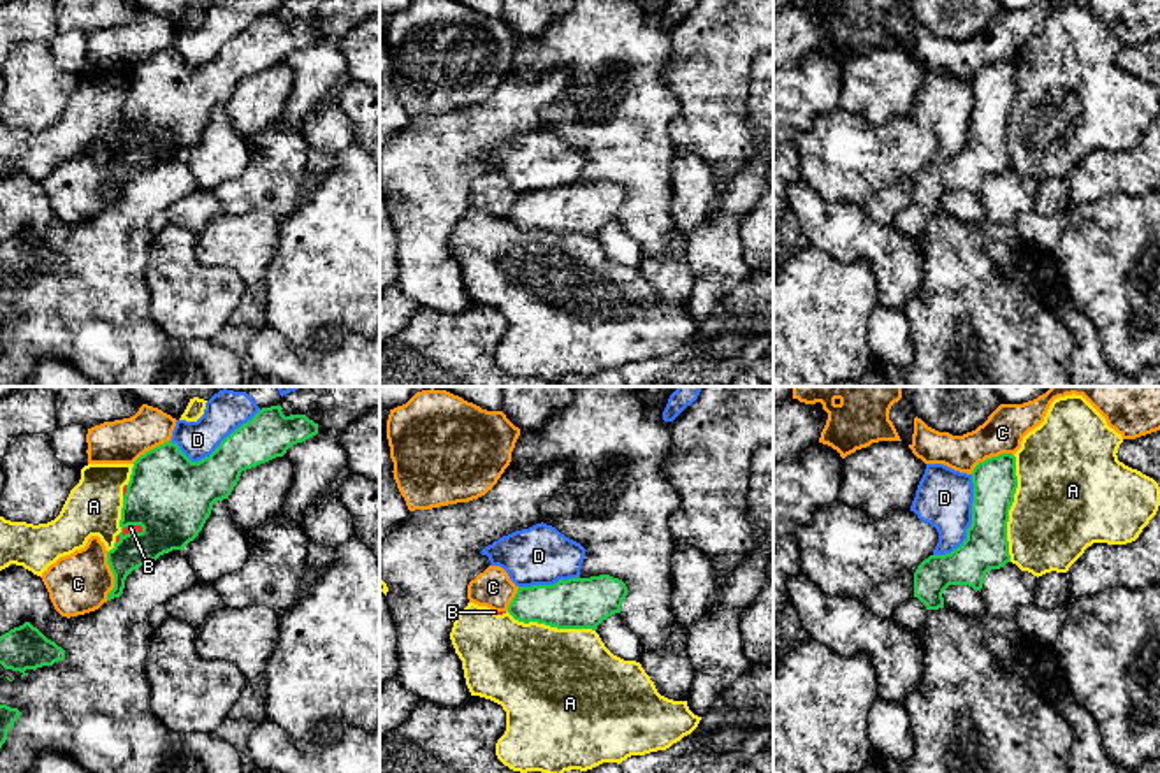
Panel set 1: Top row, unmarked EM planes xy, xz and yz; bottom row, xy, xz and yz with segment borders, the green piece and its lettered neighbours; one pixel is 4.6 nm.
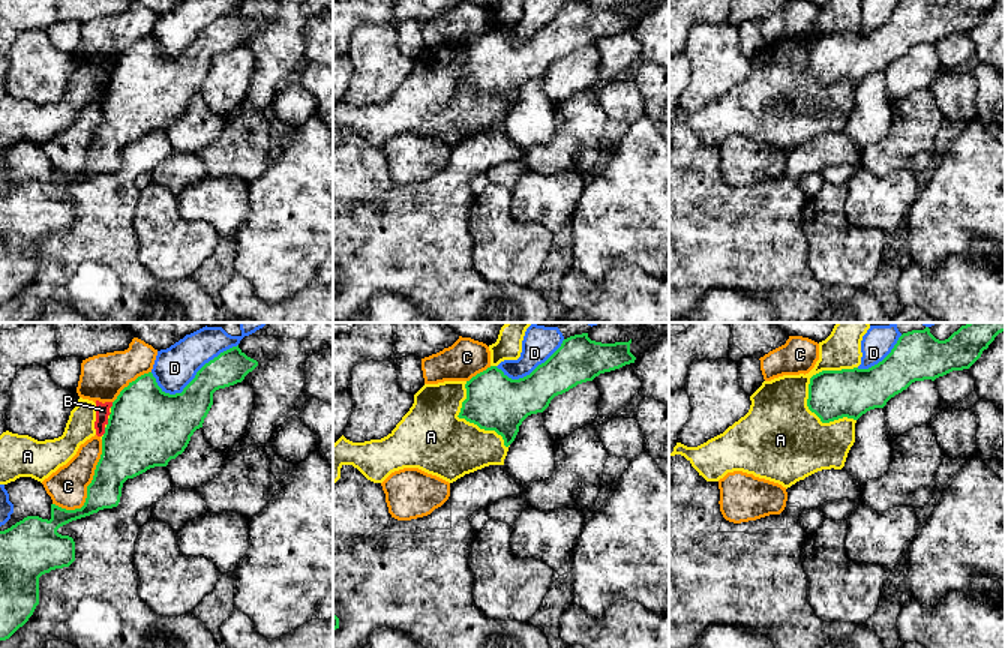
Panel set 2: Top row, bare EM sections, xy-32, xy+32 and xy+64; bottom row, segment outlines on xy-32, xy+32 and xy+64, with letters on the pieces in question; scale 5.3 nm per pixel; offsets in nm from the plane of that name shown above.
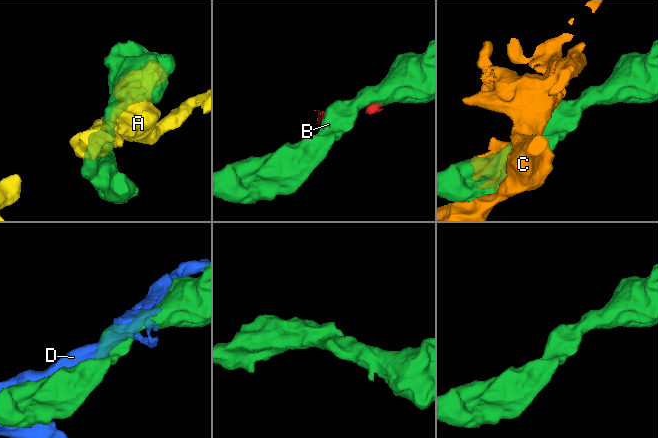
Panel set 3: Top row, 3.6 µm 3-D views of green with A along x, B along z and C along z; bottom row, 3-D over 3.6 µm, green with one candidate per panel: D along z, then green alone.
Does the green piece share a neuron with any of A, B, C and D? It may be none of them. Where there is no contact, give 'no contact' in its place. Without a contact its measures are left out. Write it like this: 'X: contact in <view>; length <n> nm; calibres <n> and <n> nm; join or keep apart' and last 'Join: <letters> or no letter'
A: contact in yz; length 480 nm; calibres 200 and 460 nm; keep apart
B: contact in xy; length 150 nm; calibres 380 and 30 nm; keep apart
C: contact in xy; length 220 nm; calibres 160 and 280 nm; keep apart
D: contact in yz; length 420 nm; calibres 200 and 260 nm; keep apart
Join: no letter

